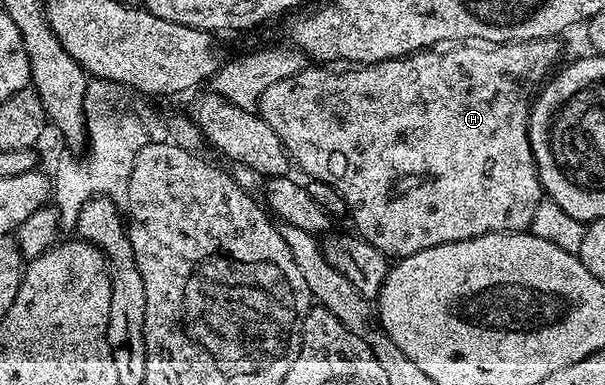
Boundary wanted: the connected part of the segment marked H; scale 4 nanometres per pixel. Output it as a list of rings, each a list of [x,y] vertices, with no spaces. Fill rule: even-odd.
[[[540,37],[534,41],[507,41],[504,45],[490,44],[488,47],[482,47],[477,43],[461,43],[456,47],[449,47],[446,53],[437,54],[437,51],[422,51],[420,53],[411,53],[407,57],[399,57],[391,61],[377,61],[373,65],[361,65],[360,67],[349,67],[346,73],[332,73],[329,67],[306,67],[301,72],[291,75],[287,79],[279,79],[279,83],[271,83],[271,87],[267,87],[267,91],[263,91],[261,96],[261,104],[259,112],[261,117],[267,123],[271,123],[271,131],[275,131],[275,135],[279,135],[279,139],[283,143],[283,147],[289,153],[290,162],[294,166],[297,165],[306,173],[306,178],[314,181],[322,181],[328,185],[333,185],[335,191],[339,191],[339,195],[343,195],[345,207],[348,216],[353,216],[352,228],[355,230],[356,236],[361,237],[367,243],[371,243],[371,247],[375,247],[378,251],[385,254],[390,259],[400,259],[410,257],[419,251],[427,251],[427,247],[439,247],[443,243],[455,243],[456,241],[466,241],[472,237],[479,235],[487,235],[488,233],[520,233],[528,230],[531,219],[535,215],[535,207],[543,199],[543,190],[541,180],[537,174],[537,165],[533,162],[533,152],[529,146],[529,106],[531,104],[531,92],[529,89],[536,90],[554,72],[557,60],[561,57],[560,40],[552,37]]]

